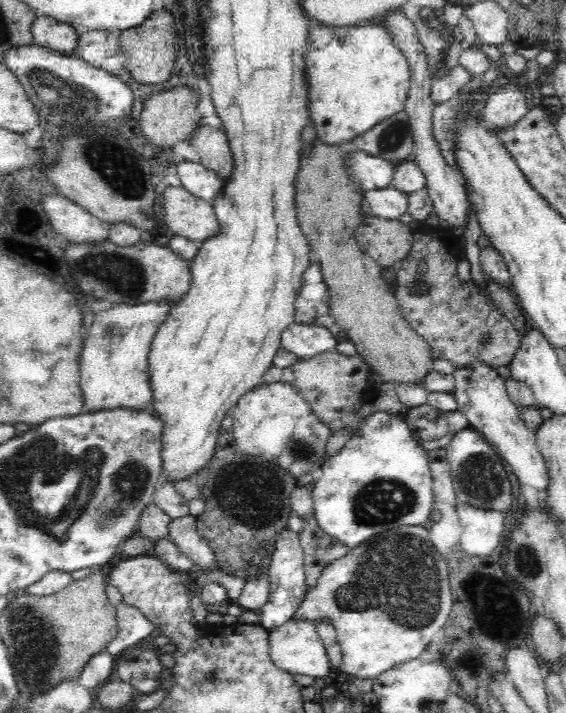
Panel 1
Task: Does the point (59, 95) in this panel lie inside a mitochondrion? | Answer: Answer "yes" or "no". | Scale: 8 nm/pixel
yes

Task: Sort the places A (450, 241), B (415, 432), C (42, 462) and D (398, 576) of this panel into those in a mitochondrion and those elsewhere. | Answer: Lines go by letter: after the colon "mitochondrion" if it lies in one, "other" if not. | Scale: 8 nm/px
A: other
B: other
C: mitochondrion
D: mitochondrion

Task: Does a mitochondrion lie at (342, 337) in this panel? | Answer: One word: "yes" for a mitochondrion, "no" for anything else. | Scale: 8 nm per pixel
no

